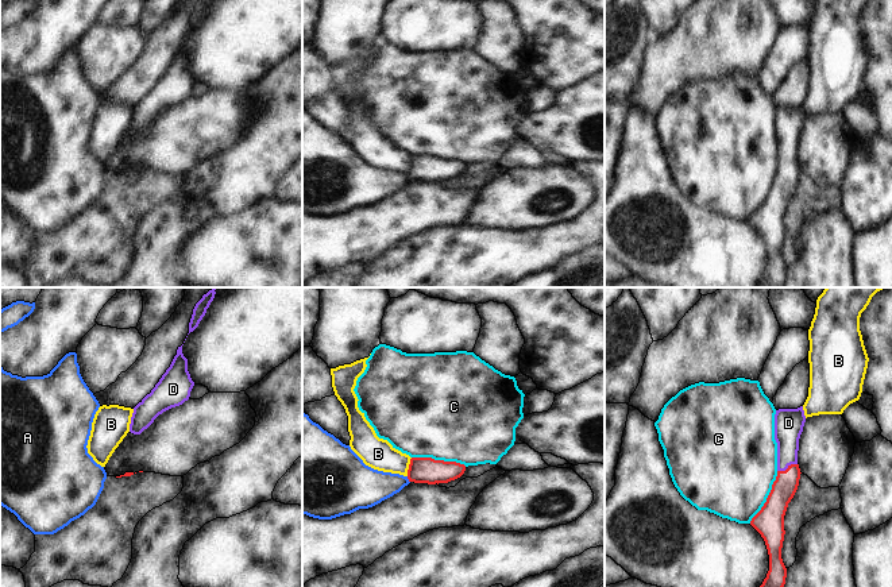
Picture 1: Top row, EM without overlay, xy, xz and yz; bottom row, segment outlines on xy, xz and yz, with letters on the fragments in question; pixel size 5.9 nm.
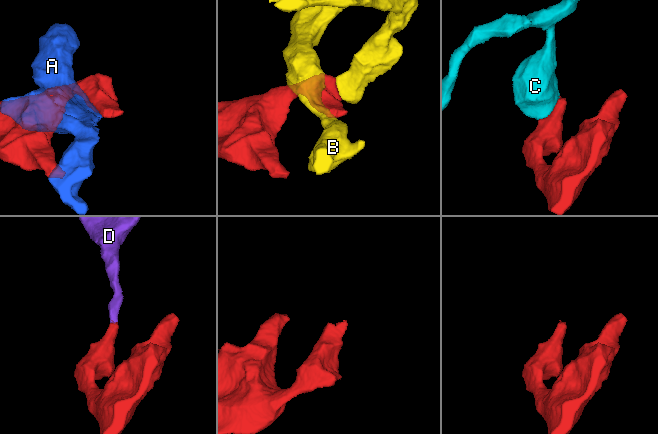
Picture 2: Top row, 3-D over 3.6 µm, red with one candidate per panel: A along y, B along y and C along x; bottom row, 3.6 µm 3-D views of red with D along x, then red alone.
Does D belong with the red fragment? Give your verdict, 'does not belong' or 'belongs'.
belongs

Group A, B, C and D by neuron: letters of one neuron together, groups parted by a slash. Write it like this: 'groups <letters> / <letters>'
groups A / B / C / D

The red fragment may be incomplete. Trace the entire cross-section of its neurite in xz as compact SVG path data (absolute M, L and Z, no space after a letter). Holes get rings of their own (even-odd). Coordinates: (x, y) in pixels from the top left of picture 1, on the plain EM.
M412 155L408 177L414 181L439 182L460 175L466 163L456 159L435 158L432 155Z

